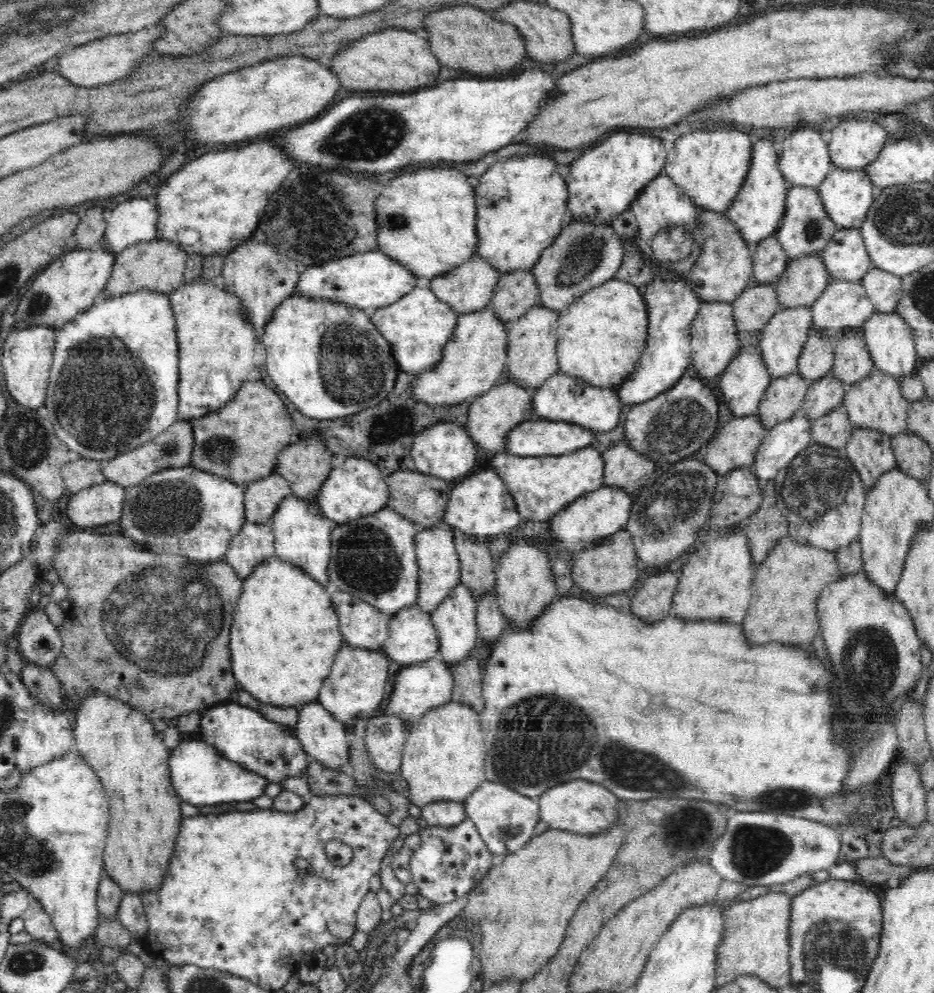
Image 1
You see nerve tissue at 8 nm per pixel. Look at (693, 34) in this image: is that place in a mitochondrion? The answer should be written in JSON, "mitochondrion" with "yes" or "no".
{"mitochondrion":"no"}

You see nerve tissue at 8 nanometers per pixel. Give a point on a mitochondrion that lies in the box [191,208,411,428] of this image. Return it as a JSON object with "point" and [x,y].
{"point":[350,366]}

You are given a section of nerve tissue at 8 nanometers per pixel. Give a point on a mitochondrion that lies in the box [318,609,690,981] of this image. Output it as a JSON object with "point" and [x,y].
{"point":[501,829]}

